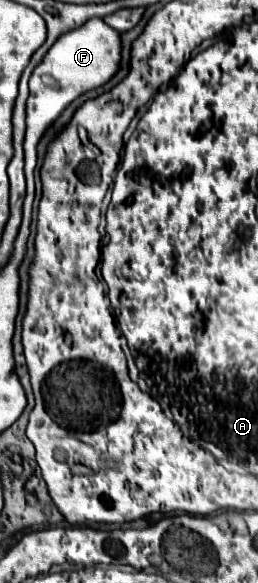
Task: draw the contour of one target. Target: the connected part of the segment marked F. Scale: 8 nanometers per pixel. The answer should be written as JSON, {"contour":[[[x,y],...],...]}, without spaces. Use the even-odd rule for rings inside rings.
{"contour":[[[92,18],[80,28],[74,28],[62,34],[54,46],[46,52],[42,64],[32,72],[30,78],[30,96],[26,102],[26,182],[28,192],[24,200],[22,224],[32,220],[32,202],[34,202],[34,168],[36,168],[36,146],[46,134],[46,130],[60,118],[60,114],[82,94],[104,86],[118,70],[122,60],[122,42],[120,32],[110,28],[102,18]]]}

